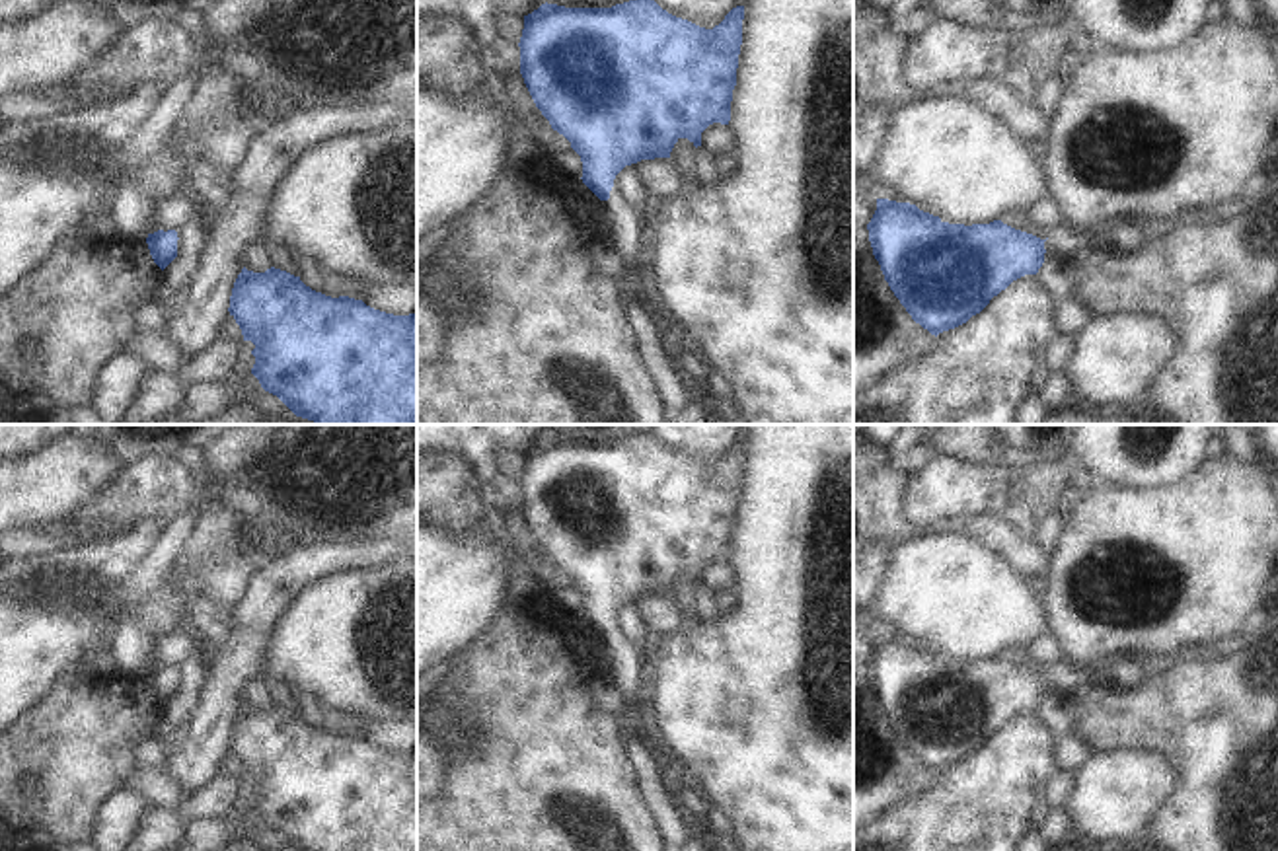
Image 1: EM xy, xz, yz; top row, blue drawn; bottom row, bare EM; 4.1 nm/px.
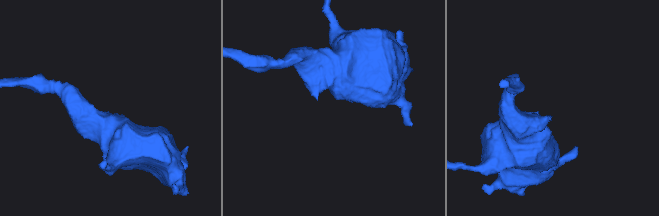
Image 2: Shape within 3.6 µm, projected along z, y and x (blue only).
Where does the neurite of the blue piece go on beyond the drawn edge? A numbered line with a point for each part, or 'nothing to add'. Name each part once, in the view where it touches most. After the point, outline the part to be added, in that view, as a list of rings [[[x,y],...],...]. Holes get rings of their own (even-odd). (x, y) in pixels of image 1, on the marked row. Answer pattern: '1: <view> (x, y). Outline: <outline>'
1: xz (624, 222). Outline: [[[616,179],[610,191],[610,199],[602,201],[602,204],[606,208],[610,238],[616,251],[631,271],[637,271],[635,257],[641,232],[641,216],[621,199]]]

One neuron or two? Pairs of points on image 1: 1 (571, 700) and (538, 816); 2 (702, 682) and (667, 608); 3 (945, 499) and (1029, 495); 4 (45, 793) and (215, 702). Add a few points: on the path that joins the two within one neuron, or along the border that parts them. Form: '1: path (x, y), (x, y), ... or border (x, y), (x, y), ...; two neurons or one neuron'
1: path (542, 729), (540, 787); one neuron
2: border (688, 624), (676, 633), (661, 637); two neurons
3: path (967, 495), (1008, 495); one neuron
4: border (162, 723), (150, 737); two neurons

